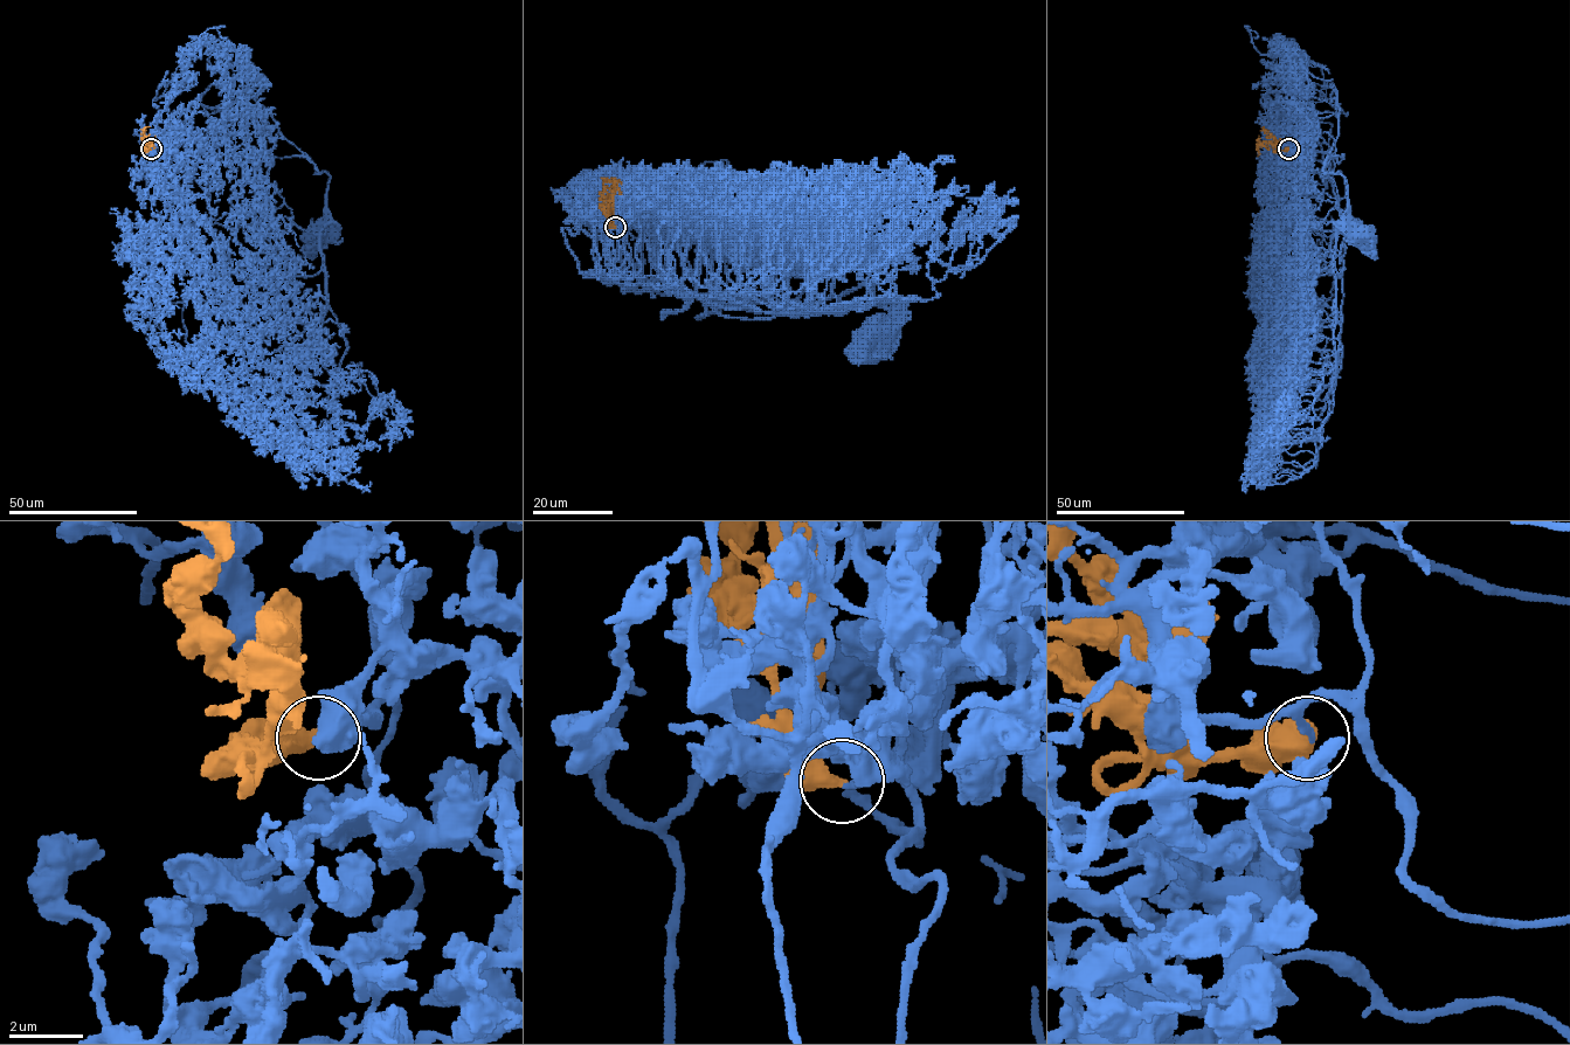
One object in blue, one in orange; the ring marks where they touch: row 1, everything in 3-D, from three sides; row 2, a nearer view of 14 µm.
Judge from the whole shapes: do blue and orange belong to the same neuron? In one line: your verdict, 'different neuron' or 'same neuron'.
same neuron

